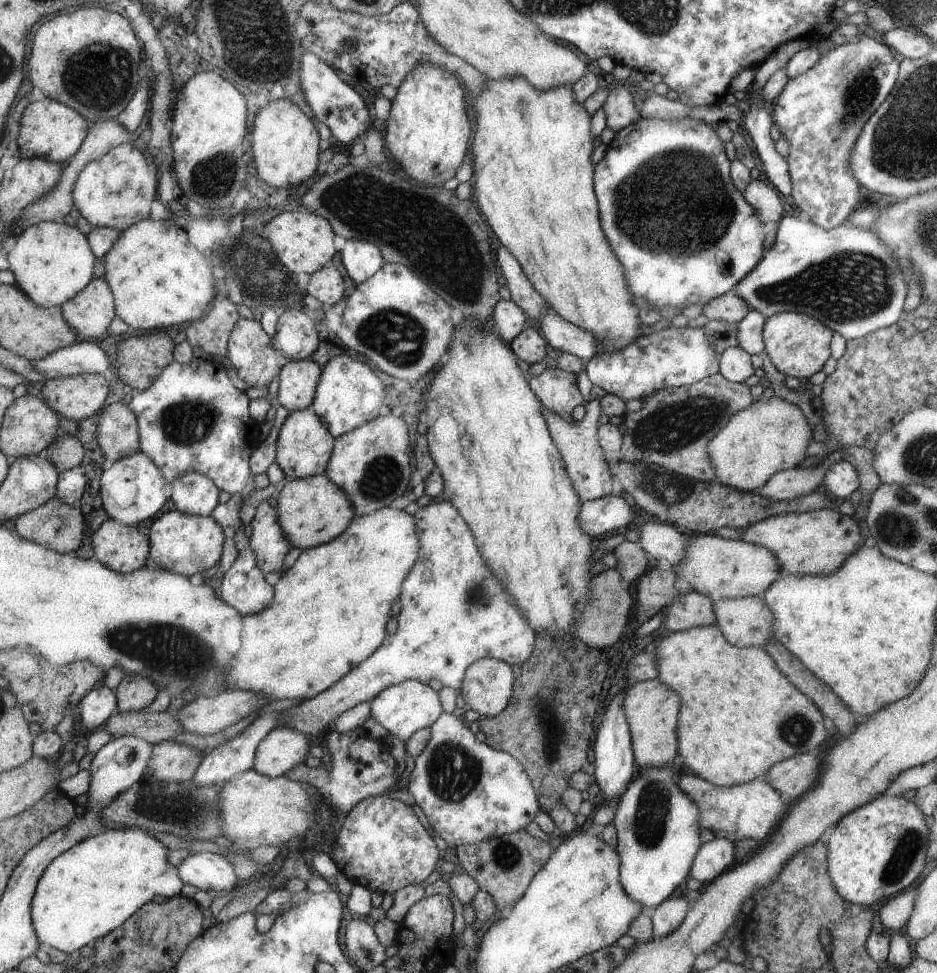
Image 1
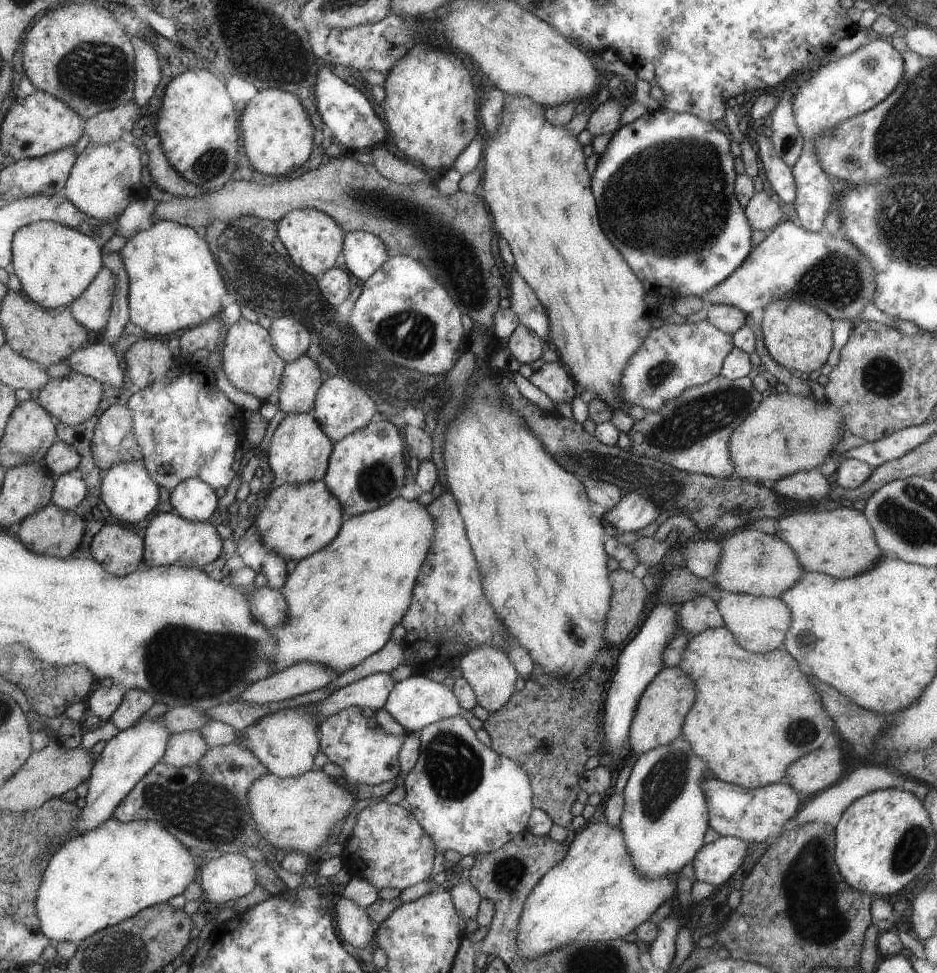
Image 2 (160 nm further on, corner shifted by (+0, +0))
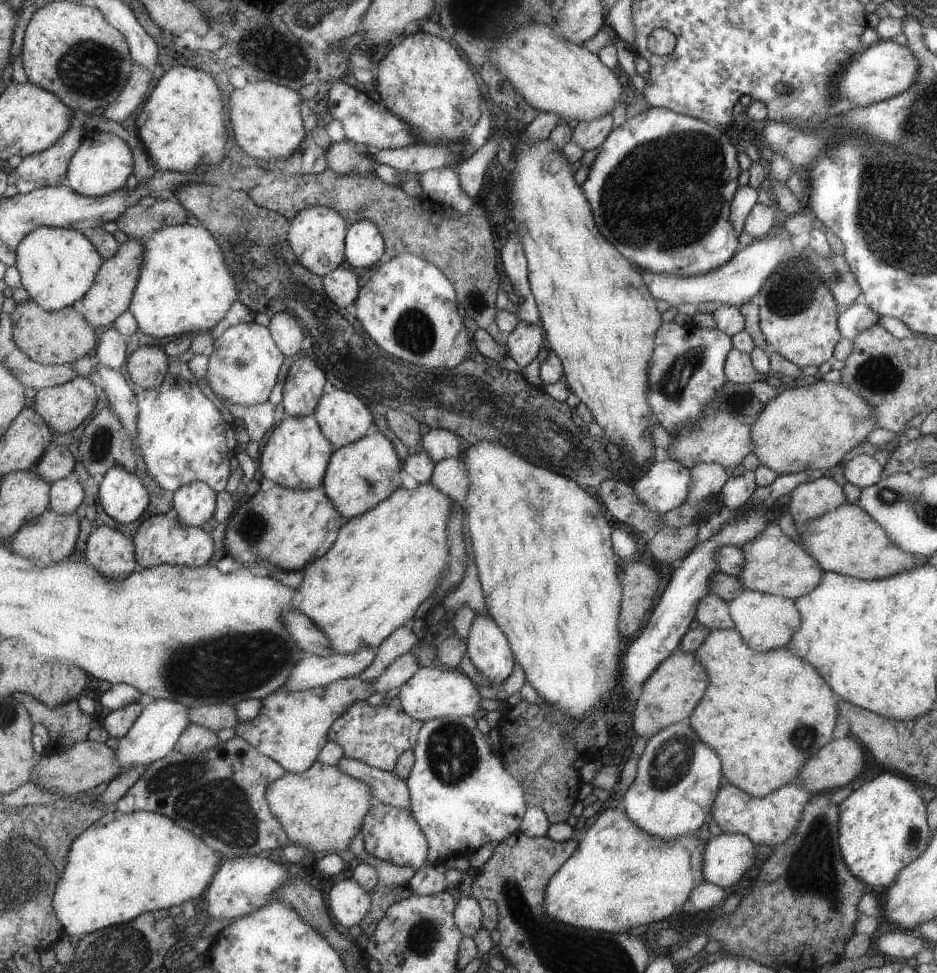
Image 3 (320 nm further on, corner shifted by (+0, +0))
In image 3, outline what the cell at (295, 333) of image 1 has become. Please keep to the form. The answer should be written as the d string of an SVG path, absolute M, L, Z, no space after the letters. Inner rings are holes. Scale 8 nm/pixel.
M278 312L270 319L268 327L286 356L298 356L301 344L305 340L305 330L297 322L297 317L291 316L288 312Z

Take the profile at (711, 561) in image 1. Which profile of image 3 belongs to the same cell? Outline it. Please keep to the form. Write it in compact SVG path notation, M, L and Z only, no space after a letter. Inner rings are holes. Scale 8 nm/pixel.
M771 520L756 537L745 543L741 550L744 552L744 564L739 578L745 589L782 596L795 602L800 596L811 592L822 578L823 570L817 560L801 545L791 541L779 529L775 520Z

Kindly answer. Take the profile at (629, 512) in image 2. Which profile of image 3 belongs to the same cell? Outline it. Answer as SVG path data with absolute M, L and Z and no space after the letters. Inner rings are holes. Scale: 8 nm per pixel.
M675 459L654 462L635 482L635 496L648 511L657 511L662 515L685 502L692 482L689 469Z

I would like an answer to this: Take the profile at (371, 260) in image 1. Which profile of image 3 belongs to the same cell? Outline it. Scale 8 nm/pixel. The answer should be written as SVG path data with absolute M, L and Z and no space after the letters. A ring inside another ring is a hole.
M361 219L348 228L346 260L357 268L371 268L384 261L386 238L380 226L372 220Z

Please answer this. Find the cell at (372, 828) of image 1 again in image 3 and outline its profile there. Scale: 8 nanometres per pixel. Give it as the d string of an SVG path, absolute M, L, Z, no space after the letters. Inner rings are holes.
M378 803L365 817L364 827L365 851L379 860L388 860L397 866L410 866L414 871L423 866L428 854L428 841L419 825L408 810L395 808L385 803Z

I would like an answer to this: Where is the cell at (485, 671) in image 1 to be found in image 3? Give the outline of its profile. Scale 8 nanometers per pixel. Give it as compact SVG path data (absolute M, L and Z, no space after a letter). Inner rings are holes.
M489 613L475 614L465 641L465 654L488 680L488 686L497 686L509 676L515 656L504 632Z

